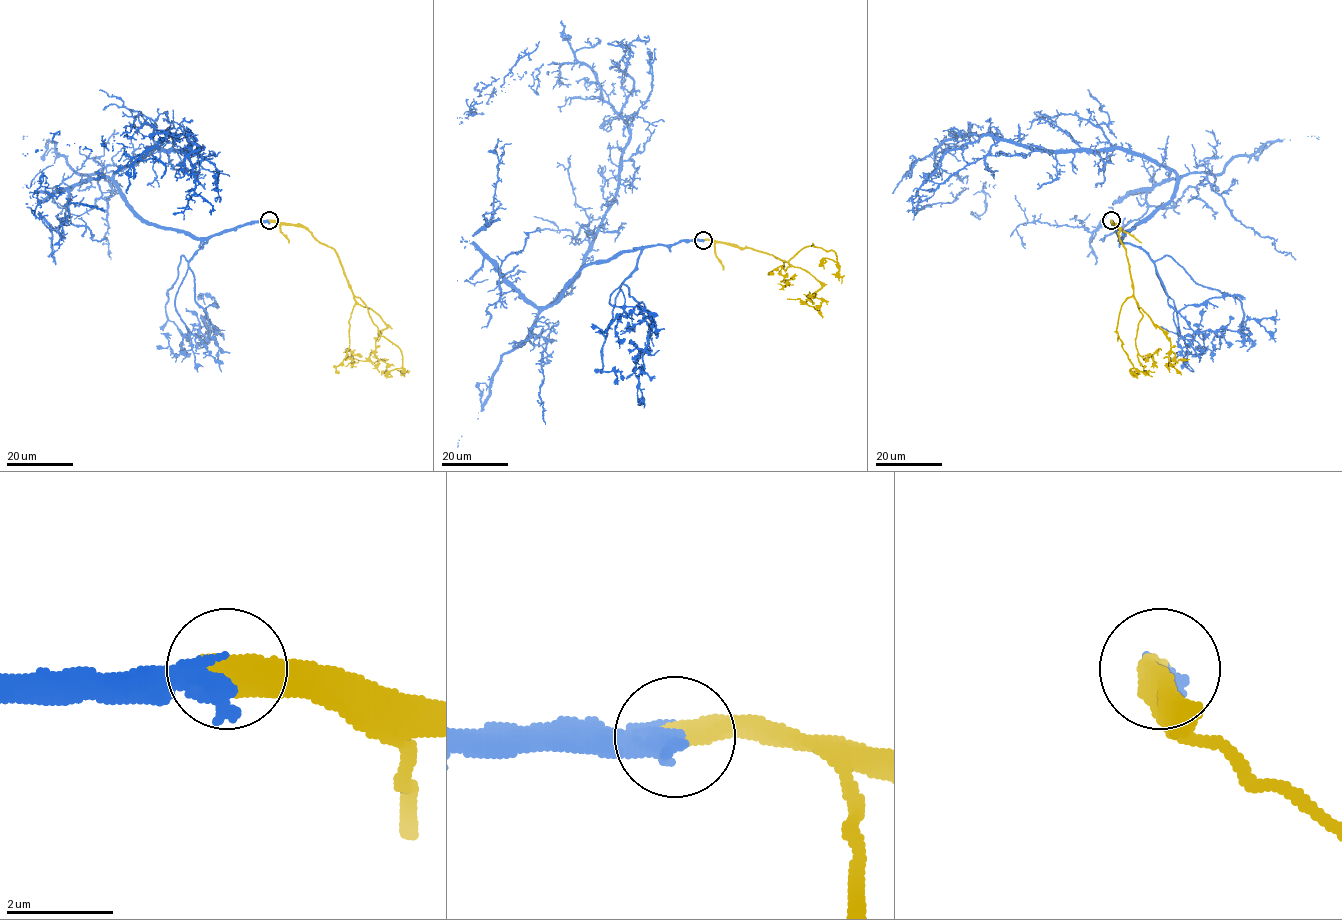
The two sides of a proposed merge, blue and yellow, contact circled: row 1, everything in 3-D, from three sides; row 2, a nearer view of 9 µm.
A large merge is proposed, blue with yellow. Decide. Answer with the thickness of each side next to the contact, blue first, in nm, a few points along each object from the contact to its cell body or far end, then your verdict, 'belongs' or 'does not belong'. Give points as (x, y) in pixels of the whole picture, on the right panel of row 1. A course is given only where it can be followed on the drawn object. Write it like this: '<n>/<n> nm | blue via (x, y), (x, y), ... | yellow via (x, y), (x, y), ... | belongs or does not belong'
550/500 nm | blue via (1111, 220), (1121, 238), (1141, 224), (1176, 175), (991, 136), (934, 156), (966, 132), (984, 152), (973, 215) | yellow via (1111, 220), (1126, 250), (1133, 292), (1121, 305), (1116, 331), (1130, 371), (1140, 373) | belongs

